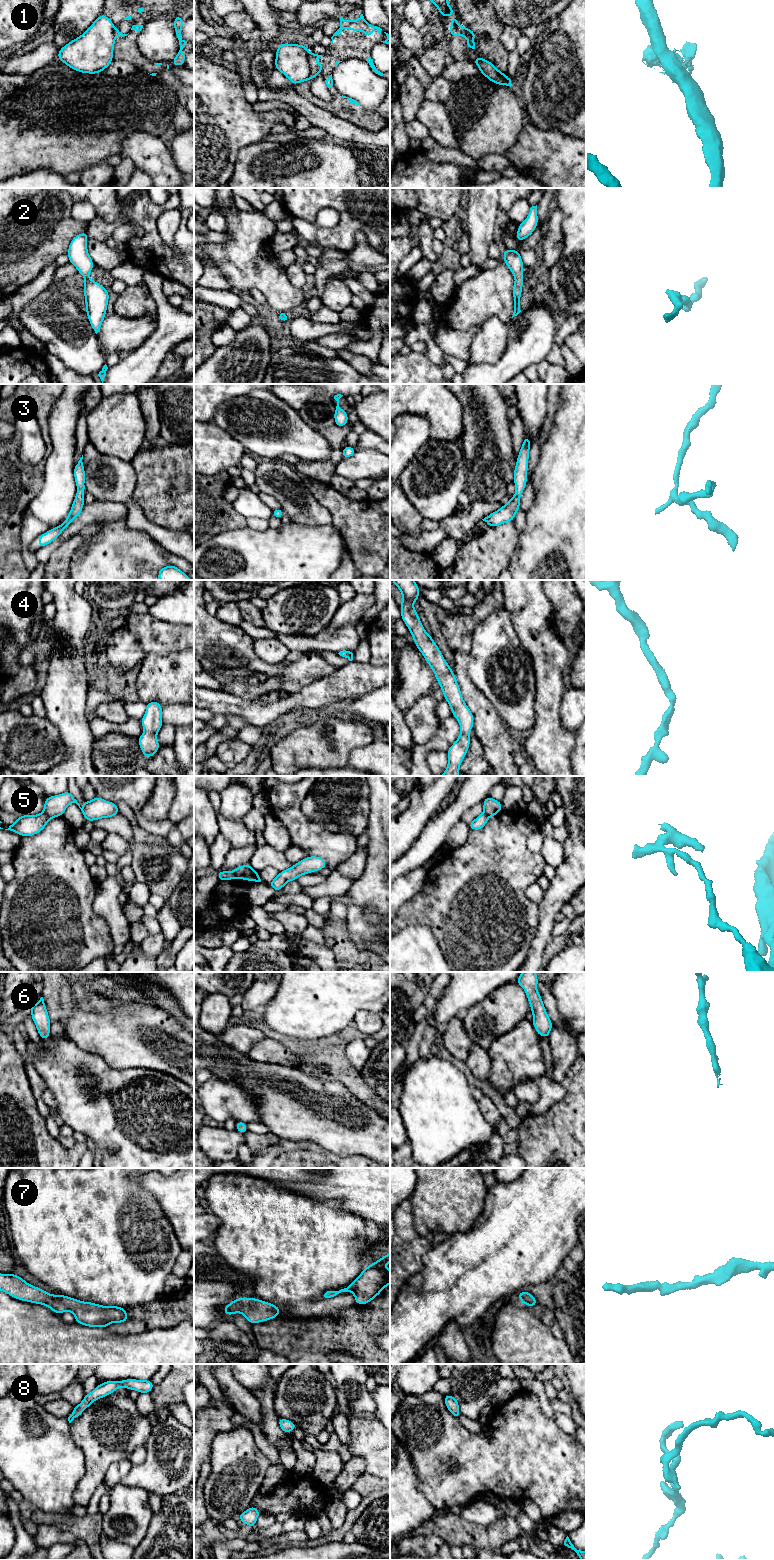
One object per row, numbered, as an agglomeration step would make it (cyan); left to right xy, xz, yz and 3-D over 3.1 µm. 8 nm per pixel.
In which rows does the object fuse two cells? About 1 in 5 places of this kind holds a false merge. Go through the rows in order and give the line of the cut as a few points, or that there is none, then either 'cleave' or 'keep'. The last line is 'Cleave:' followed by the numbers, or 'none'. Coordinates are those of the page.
1: cut in xz along (307, 56), (309, 77); cleave
2: no cut; keep
3: no cut; keep
4: no cut; keep
5: cut in xz along (251, 868), (236, 877); cleave
6: no cut; keep
7: no cut; keep
8: no cut; keep
Cleave: 1, 5

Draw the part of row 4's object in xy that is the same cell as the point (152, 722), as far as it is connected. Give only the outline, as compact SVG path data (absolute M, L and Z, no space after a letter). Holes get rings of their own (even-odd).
M157 701L146 704L146 713L140 721L145 732L138 738L138 743L143 755L150 758L160 748L156 734L163 725L161 704Z

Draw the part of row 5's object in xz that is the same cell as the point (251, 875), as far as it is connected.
M252 868L245 871L243 874L238 876L237 878L242 879L242 880L261 882L261 879L259 877L259 872L257 872L256 870Z

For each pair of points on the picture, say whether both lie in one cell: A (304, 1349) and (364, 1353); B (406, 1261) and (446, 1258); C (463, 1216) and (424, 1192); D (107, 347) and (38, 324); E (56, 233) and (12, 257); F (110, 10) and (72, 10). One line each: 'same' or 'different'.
A: same
B: different
C: same
D: different
E: same
F: different

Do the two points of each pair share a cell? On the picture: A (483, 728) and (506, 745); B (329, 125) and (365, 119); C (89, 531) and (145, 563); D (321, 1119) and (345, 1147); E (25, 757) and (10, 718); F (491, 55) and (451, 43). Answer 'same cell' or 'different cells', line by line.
A: same cell
B: different cells
C: different cells
D: same cell
E: same cell
F: same cell

